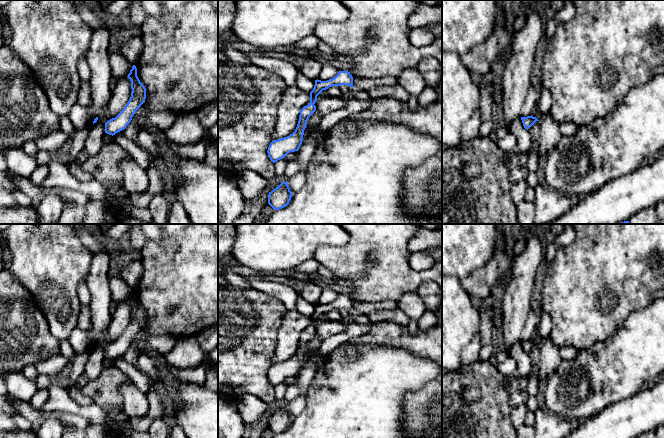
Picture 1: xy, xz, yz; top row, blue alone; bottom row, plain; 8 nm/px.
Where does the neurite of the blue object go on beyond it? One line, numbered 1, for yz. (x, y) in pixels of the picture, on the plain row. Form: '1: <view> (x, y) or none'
1: none

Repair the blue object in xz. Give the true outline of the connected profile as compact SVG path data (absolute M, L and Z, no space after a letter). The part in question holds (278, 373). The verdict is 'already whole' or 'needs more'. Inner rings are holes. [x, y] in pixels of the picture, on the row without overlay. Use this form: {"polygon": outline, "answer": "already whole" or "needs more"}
{"polygon": "M339 295L338 298L327 305L315 304L313 314L310 316L310 328L304 330L299 339L299 345L295 355L287 361L273 364L267 374L268 381L275 387L290 376L298 375L303 364L304 354L309 341L316 335L315 326L317 320L332 310L348 309L353 312L353 301L348 295Z", "answer": "already whole"}

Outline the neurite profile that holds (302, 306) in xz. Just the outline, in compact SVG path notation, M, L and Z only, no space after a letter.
M299 295L297 296L296 301L296 310L305 316L311 316L314 312L315 305L309 304L306 300L304 300Z

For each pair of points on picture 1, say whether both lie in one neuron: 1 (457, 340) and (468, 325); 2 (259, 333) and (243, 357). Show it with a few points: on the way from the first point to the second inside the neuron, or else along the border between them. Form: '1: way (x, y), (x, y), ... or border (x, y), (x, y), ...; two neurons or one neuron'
1: way (457, 336), (464, 329); one neuron
2: way (253, 339), (243, 351); one neuron

